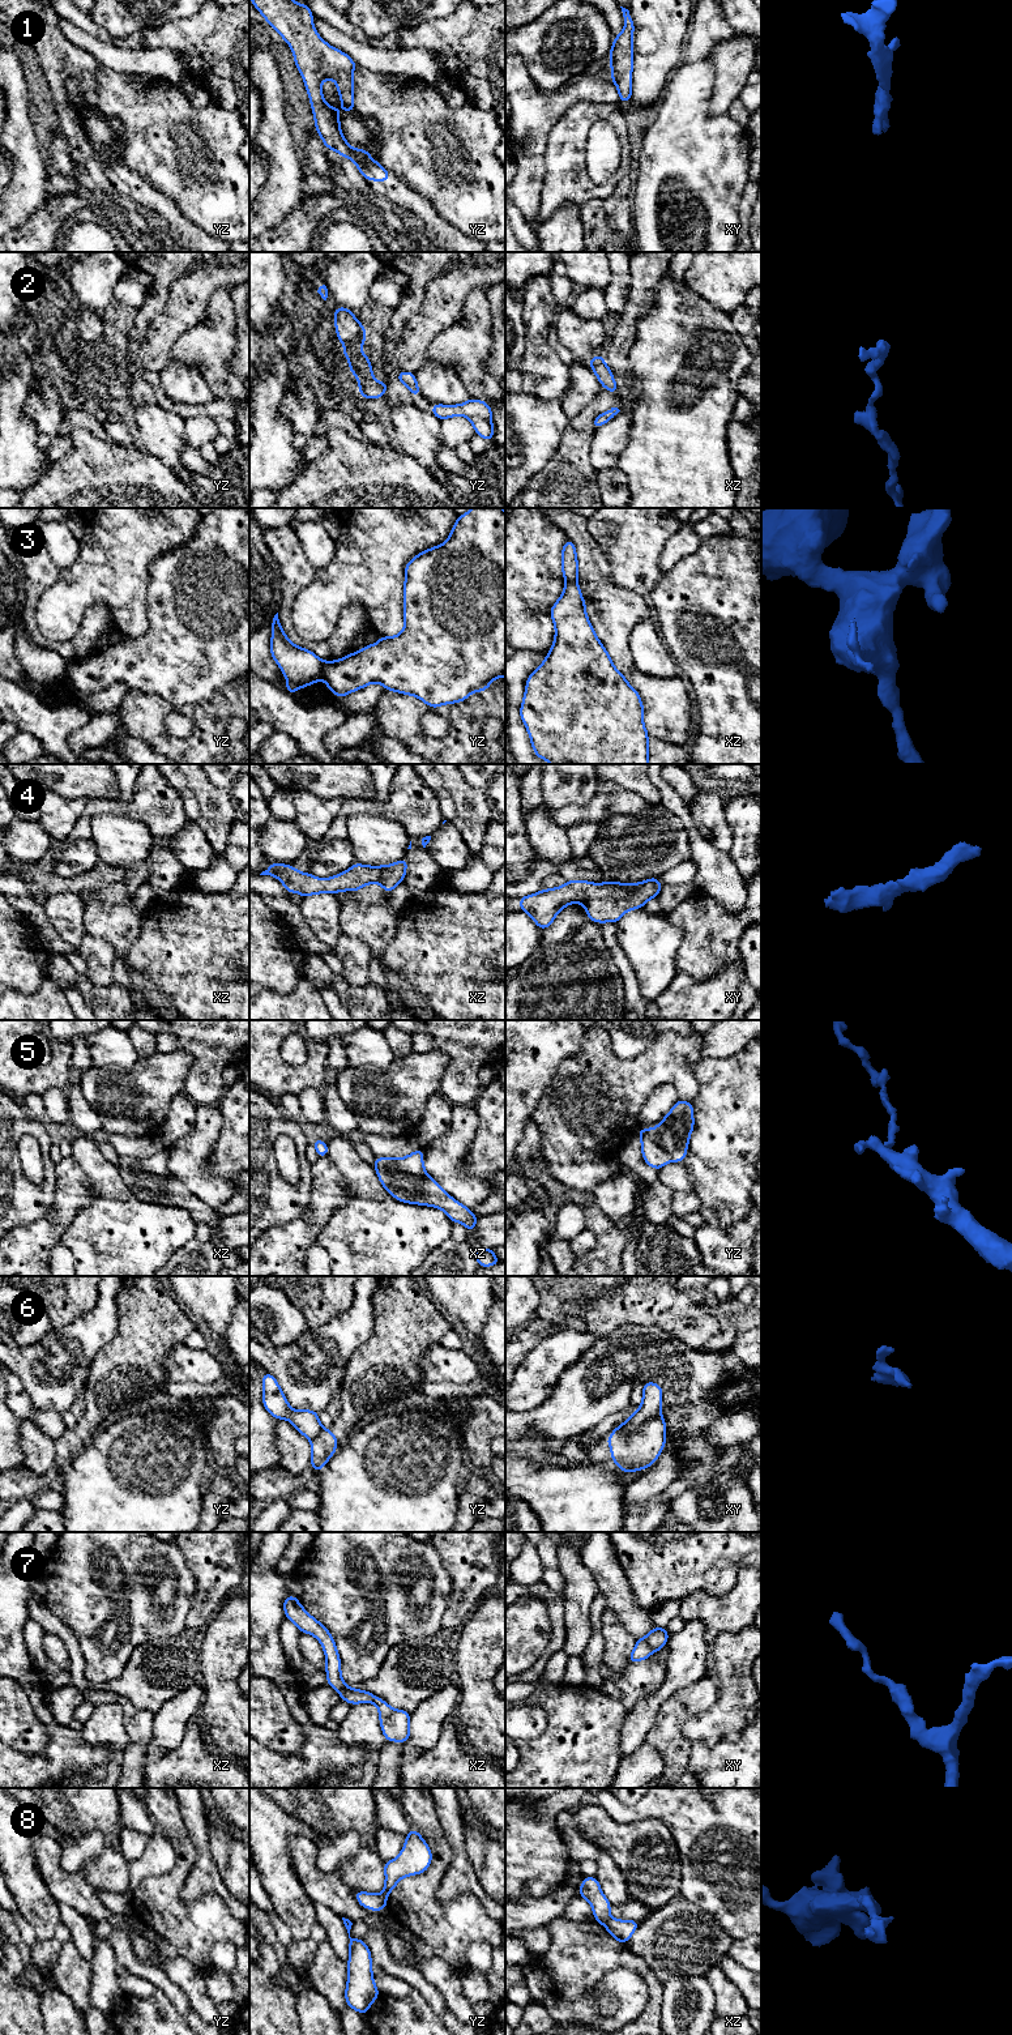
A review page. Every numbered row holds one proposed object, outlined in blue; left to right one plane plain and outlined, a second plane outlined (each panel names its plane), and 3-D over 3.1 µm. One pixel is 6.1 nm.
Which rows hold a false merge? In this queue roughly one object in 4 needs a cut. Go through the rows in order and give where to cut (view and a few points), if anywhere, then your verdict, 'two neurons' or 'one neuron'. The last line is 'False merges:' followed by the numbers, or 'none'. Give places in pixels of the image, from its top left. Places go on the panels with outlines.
1: cut none; one neuron
2: cut none; one neuron
3: cut yz (324, 662), (321, 677); two neurons
4: cut none; one neuron
5: cut none; one neuron
6: cut xy (660, 1410), (632, 1432), (615, 1430); two neurons
7: cut none; one neuron
8: cut xz (610, 1918), (603, 1924); two neurons
False merges: 3, 6, 8

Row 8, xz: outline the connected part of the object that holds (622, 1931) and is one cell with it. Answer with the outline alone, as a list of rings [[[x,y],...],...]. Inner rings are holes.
[[[610,1917],[603,1925],[616,1941],[624,1945],[637,1929],[639,1924],[640,1921],[635,1920],[616,1920]]]

